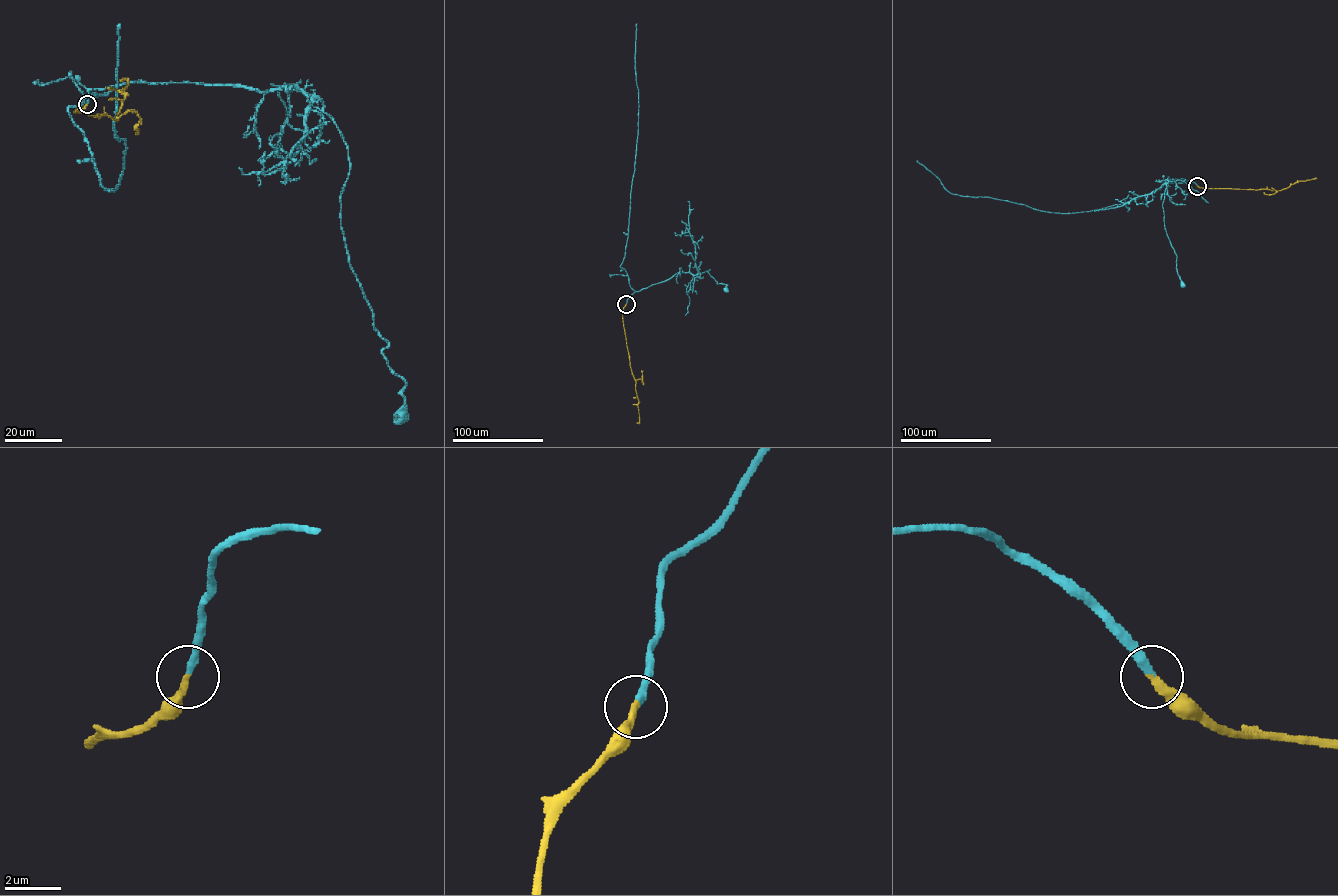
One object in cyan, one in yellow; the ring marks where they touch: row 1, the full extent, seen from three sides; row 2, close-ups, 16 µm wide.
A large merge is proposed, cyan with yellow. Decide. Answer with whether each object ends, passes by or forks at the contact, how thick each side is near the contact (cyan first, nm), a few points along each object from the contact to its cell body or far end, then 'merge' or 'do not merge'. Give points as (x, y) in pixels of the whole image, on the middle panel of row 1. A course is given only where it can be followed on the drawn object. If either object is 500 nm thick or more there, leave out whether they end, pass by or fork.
cyan ends | yellow ends | 280/280 nm | cyan via (626, 304), (635, 292), (680, 272), (697, 275), (709, 269), (706, 271), (717, 284), (727, 285), (726, 289) | yellow via (626, 304), (623, 322), (636, 382), (639, 419), (636, 423) | merge

